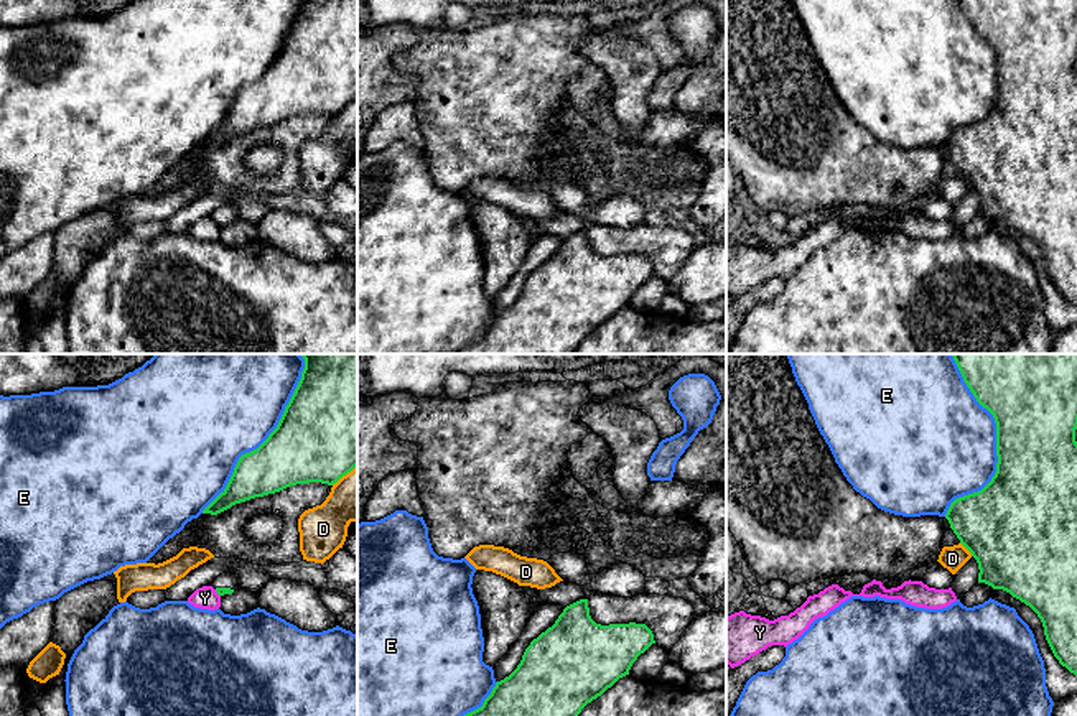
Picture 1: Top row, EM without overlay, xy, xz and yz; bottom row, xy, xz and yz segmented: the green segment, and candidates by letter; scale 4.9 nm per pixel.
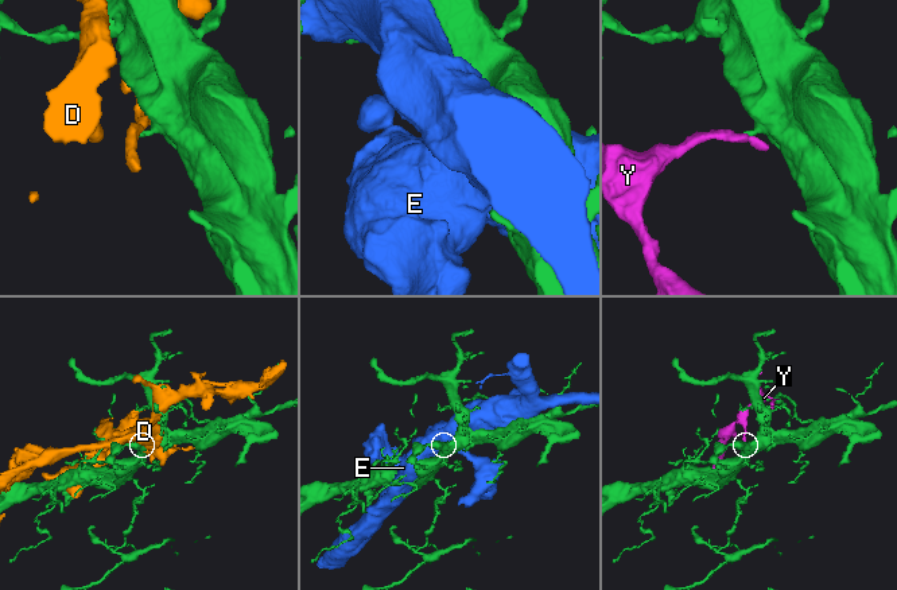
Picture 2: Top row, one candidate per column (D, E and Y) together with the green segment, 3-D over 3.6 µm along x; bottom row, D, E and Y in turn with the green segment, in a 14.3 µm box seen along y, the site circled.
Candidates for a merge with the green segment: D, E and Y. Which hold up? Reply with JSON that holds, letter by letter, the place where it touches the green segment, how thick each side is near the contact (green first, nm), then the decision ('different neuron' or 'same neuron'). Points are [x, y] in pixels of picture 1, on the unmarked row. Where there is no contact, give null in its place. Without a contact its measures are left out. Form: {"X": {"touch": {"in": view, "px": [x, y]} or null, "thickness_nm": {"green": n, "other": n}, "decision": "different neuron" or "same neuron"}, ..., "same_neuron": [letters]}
{"D": {"touch": {"in": "yz", "px": [965, 178]}, "thickness_nm": {"green": 480, "other": 120}, "decision": "different neuron"}, "E": {"touch": {"in": "yz", "px": [997, 81]}, "thickness_nm": {"green": 400, "other": 500}, "decision": "different neuron"}, "Y": {"touch": {"in": "xy", "px": [216, 223]}, "thickness_nm": {"green": 50, "other": 110}, "decision": "different neuron"}, "same_neuron": []}

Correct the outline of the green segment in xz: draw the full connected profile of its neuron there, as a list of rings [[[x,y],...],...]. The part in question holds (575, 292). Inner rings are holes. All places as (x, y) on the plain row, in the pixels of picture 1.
[[[580,230],[566,237],[555,255],[530,273],[517,300],[496,314],[481,339],[448,354],[575,354],[588,334],[629,306],[632,295],[652,275],[654,265],[646,255],[596,255],[590,247],[588,230]]]

